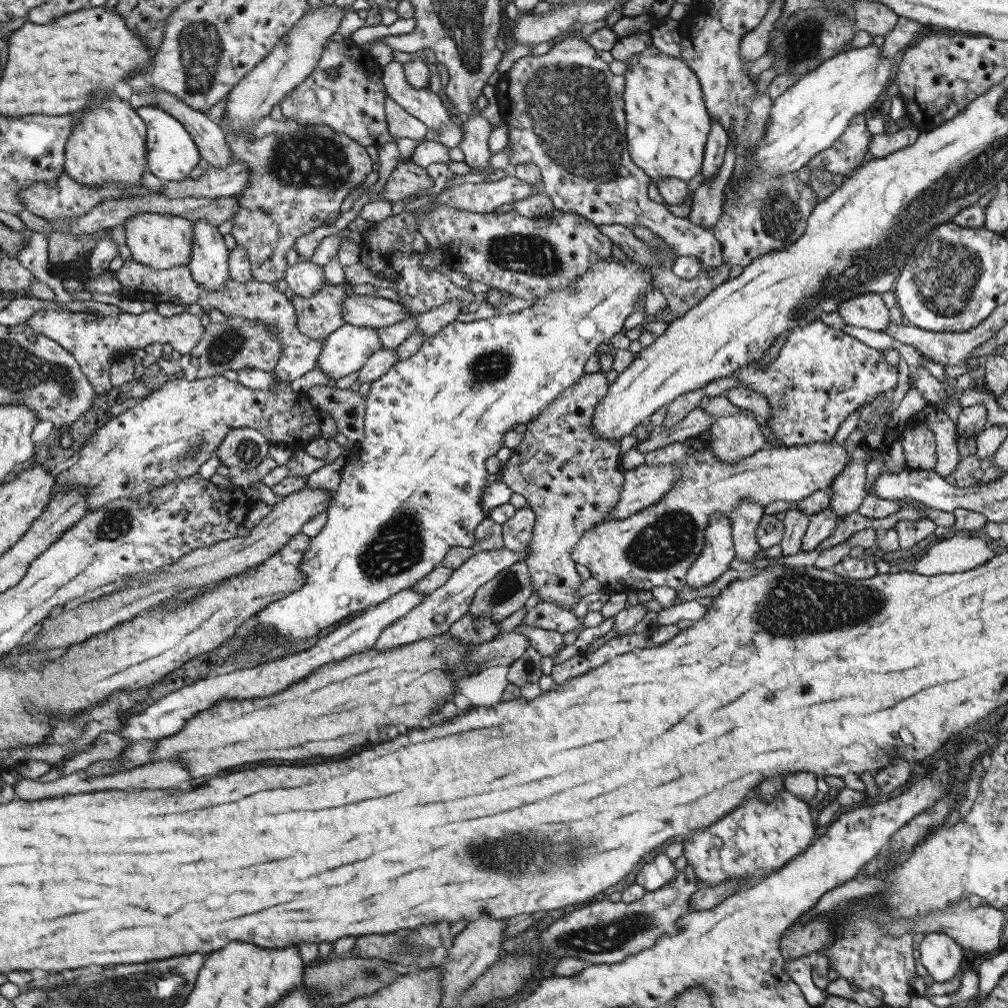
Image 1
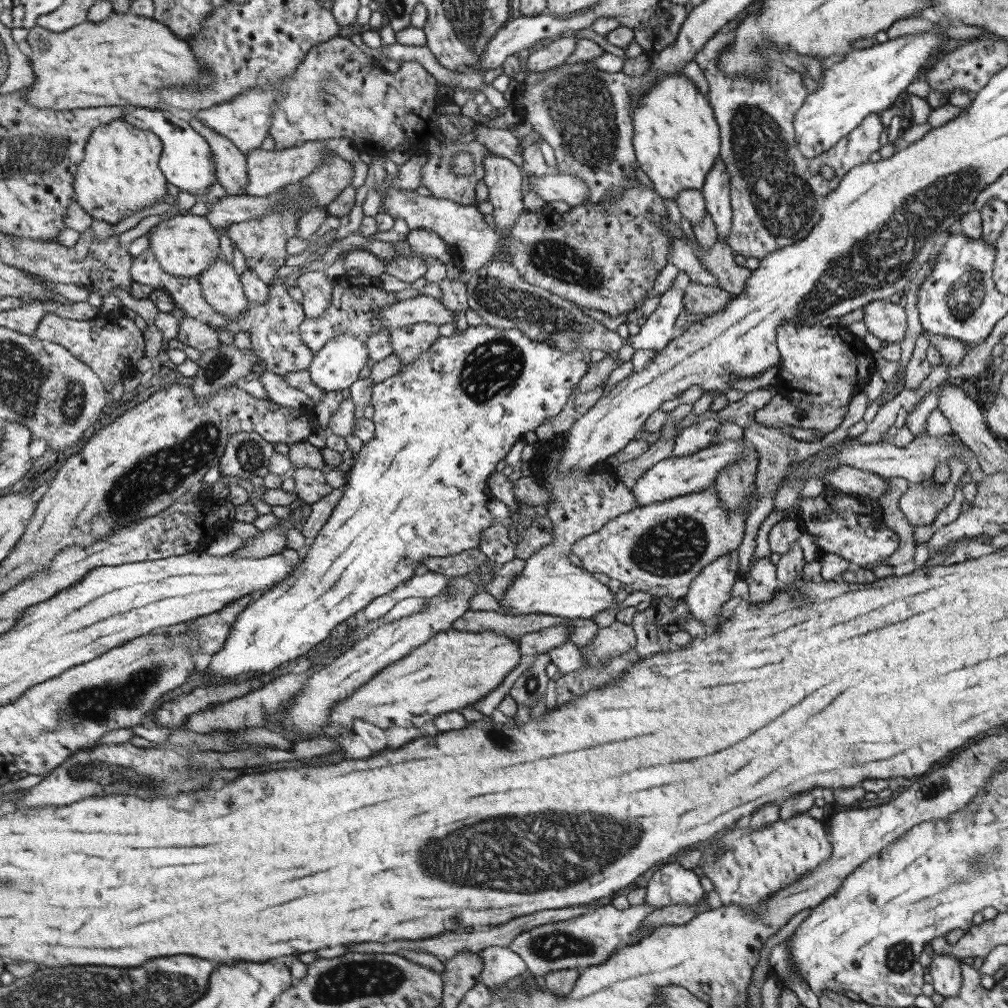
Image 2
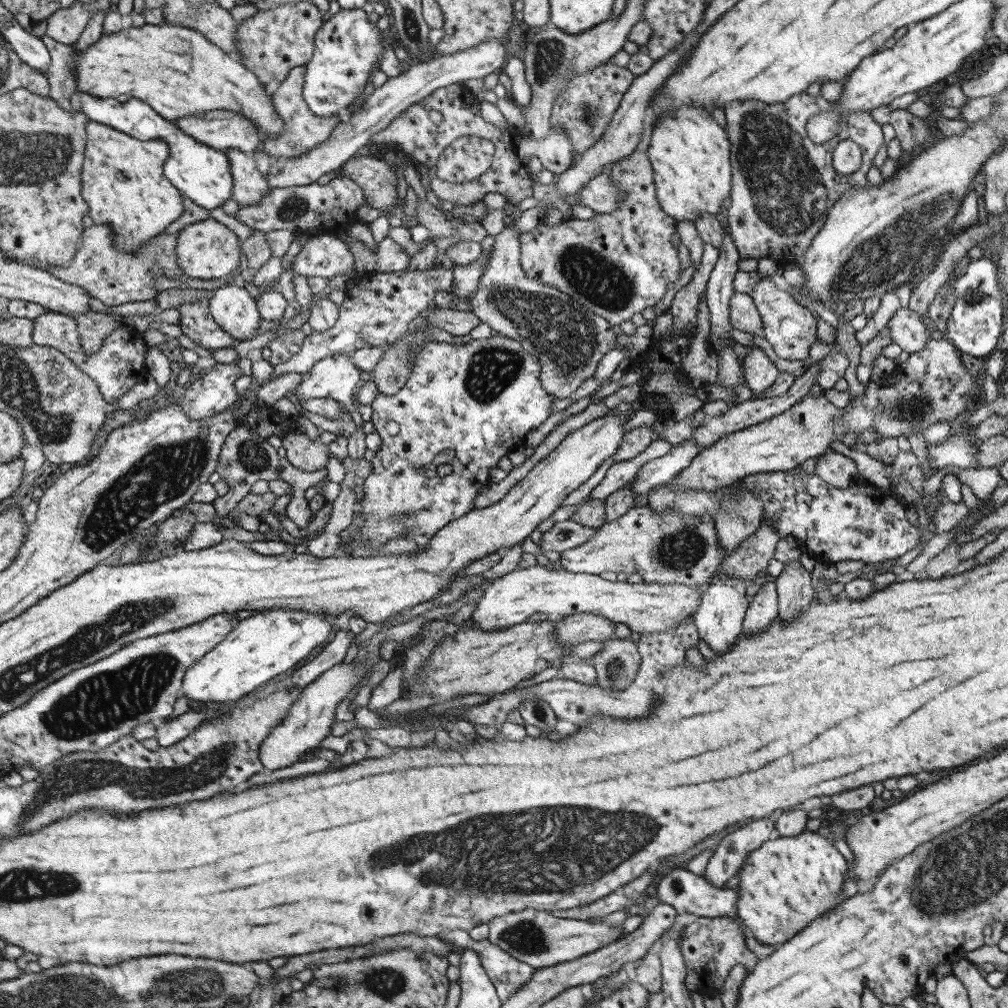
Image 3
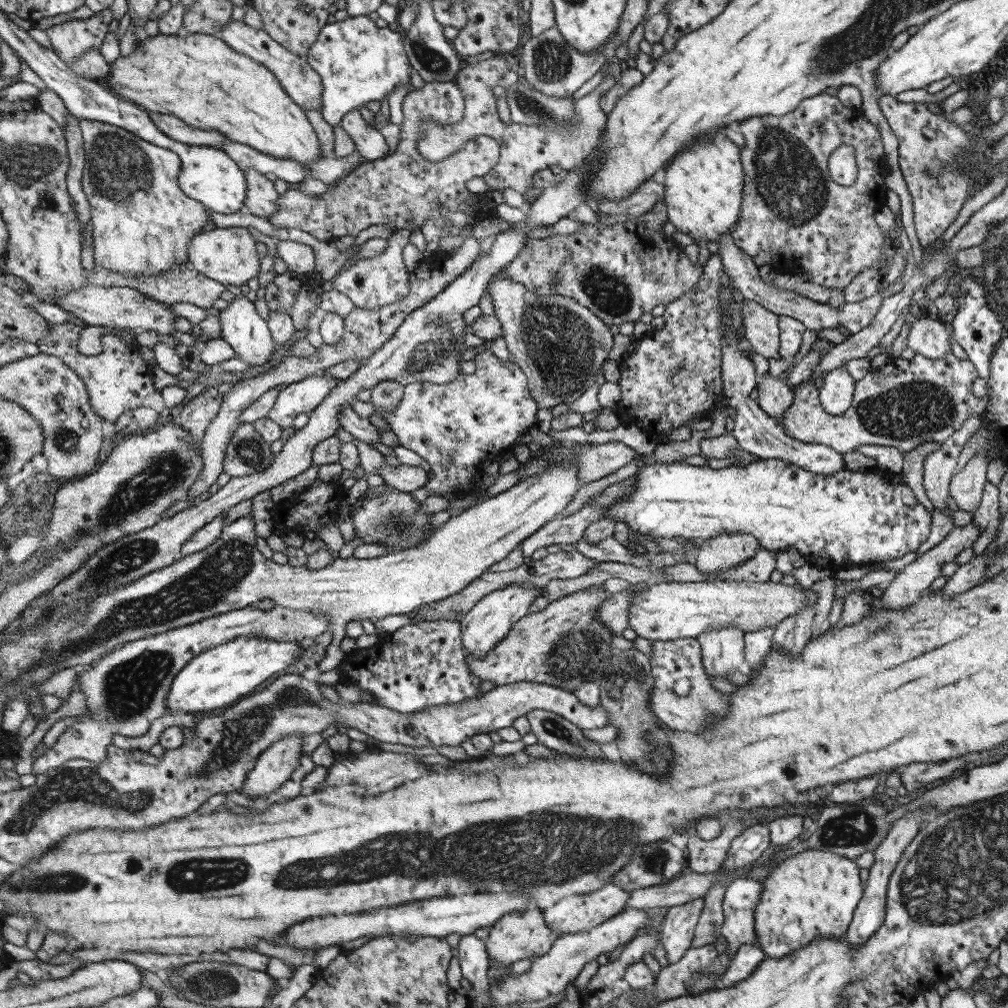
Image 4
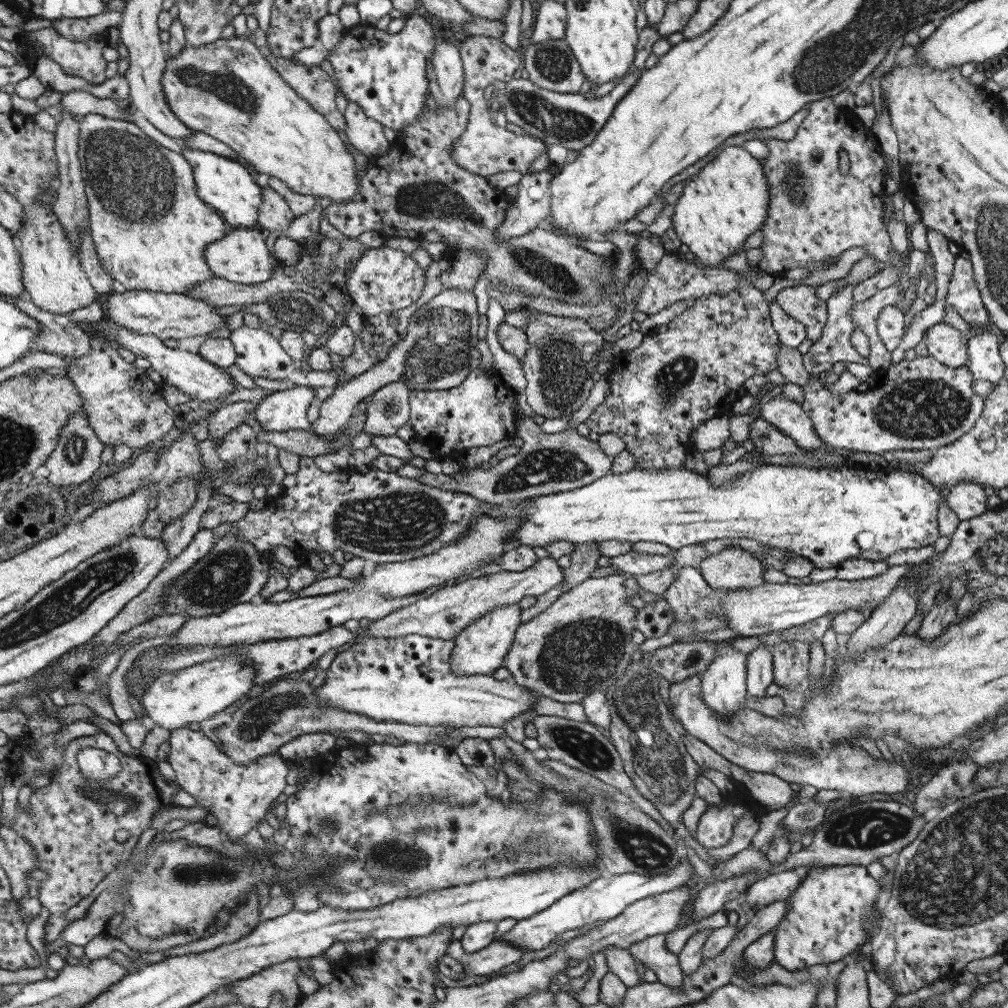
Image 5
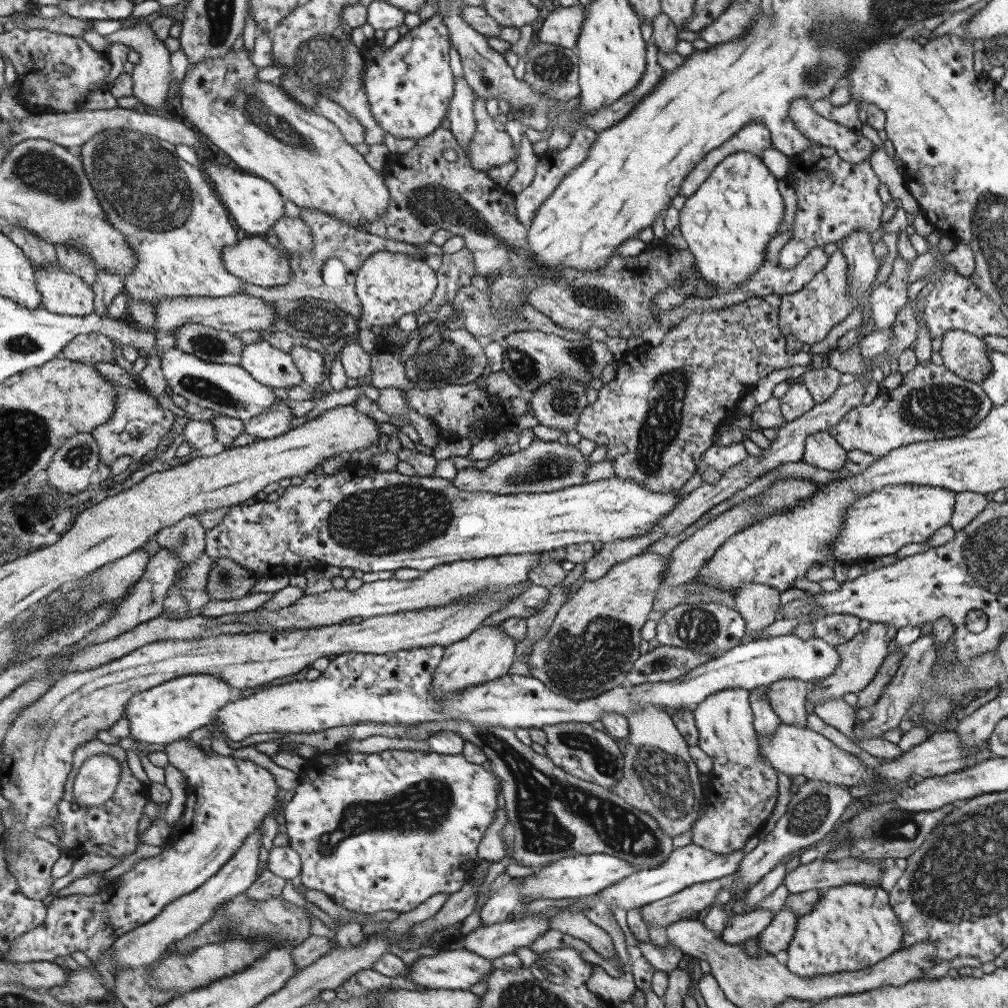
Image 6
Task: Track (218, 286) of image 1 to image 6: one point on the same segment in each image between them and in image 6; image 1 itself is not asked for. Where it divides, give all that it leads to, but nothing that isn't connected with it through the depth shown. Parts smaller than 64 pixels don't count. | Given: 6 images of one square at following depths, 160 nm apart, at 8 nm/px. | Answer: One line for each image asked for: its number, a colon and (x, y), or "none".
2: (220, 286)
3: (231, 307)
4: (247, 334)
5: (257, 353)
6: (267, 365)

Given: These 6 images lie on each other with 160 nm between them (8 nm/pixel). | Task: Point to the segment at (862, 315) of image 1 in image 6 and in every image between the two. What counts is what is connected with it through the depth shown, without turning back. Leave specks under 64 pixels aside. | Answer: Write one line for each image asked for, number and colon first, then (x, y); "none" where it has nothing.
2: (886, 321)
3: (906, 330)
4: (926, 337)
5: (945, 344)
6: (965, 355)

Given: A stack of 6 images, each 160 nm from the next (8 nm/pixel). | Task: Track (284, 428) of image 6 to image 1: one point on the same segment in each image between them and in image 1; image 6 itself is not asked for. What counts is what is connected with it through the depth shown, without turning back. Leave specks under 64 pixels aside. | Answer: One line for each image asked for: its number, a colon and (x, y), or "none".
1: (345, 350)
2: (336, 366)
3: (334, 377)
4: (302, 396)
5: (282, 410)

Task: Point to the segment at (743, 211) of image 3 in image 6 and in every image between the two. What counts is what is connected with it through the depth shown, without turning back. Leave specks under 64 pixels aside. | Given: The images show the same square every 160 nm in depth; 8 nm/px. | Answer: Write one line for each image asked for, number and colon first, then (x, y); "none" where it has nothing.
4: (792, 212)
5: (815, 213)
6: (834, 197)

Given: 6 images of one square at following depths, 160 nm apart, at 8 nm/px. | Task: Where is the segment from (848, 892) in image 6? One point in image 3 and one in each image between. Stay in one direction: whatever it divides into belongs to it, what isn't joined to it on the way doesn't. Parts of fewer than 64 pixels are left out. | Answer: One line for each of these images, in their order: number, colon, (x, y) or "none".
3: (783, 885)
4: (812, 894)
5: (830, 914)

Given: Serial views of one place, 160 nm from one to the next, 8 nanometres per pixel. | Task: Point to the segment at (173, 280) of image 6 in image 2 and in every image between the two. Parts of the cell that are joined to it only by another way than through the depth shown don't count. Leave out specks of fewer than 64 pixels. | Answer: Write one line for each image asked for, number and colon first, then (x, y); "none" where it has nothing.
2: (120, 175)
3: (123, 180)
4: (143, 221)
5: (150, 229)

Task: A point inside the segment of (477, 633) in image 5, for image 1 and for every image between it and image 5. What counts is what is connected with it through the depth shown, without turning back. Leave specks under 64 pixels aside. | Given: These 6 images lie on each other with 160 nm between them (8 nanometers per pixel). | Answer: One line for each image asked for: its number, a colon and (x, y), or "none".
1: (570, 479)
2: (581, 503)
3: (644, 608)
4: (488, 620)

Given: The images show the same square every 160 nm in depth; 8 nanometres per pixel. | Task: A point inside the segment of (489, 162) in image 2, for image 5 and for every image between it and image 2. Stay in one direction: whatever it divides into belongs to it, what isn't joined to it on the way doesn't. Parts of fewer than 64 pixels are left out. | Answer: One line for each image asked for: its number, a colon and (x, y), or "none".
3: (568, 341)
4: (559, 345)
5: (558, 365)

